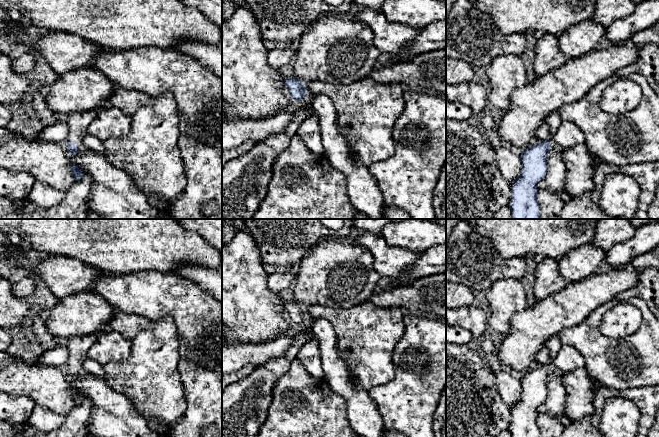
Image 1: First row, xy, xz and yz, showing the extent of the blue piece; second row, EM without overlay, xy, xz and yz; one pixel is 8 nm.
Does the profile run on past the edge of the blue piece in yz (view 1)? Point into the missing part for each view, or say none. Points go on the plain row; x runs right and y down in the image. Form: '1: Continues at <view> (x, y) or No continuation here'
1: No continuation here

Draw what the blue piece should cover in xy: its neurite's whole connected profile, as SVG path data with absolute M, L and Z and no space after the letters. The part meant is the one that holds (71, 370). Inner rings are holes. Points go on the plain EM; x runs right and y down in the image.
M98 334L73 337L63 343L69 351L69 361L65 368L72 381L83 372L82 362L86 358L87 351L97 338Z

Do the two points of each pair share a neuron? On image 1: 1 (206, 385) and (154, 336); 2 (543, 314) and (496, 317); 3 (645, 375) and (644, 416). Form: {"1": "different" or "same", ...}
{"1": "different", "2": "different", "3": "different"}

